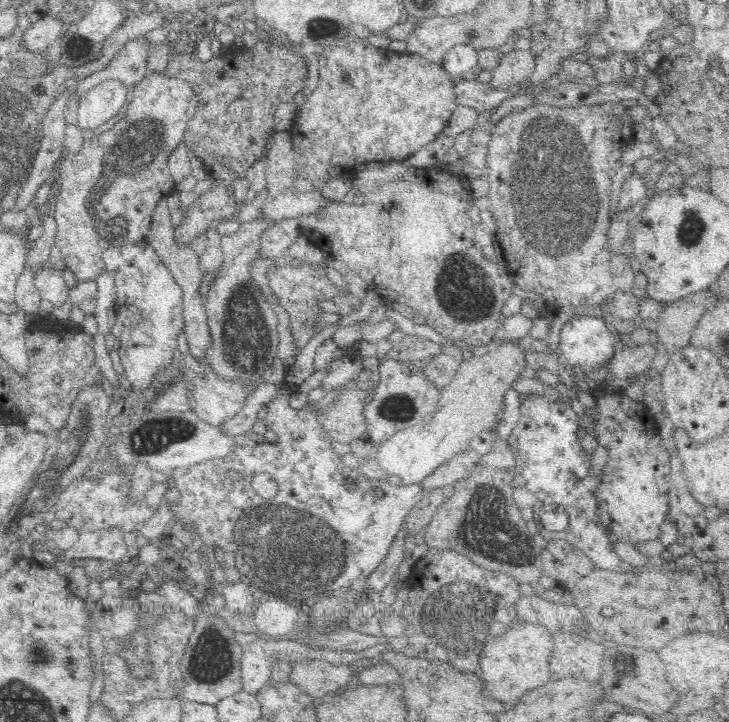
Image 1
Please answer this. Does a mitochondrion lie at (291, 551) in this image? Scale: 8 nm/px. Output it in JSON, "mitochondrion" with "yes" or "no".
{"mitochondrion":"yes"}

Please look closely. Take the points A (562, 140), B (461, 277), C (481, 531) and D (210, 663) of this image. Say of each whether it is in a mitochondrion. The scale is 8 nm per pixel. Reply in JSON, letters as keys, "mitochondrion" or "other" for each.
{"A":"mitochondrion","B":"mitochondrion","C":"mitochondrion","D":"mitochondrion"}

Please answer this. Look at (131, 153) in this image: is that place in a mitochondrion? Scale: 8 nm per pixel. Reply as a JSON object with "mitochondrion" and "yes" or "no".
{"mitochondrion":"yes"}

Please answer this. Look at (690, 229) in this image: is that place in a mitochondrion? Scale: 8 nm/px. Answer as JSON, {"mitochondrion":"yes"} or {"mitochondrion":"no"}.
{"mitochondrion":"yes"}

